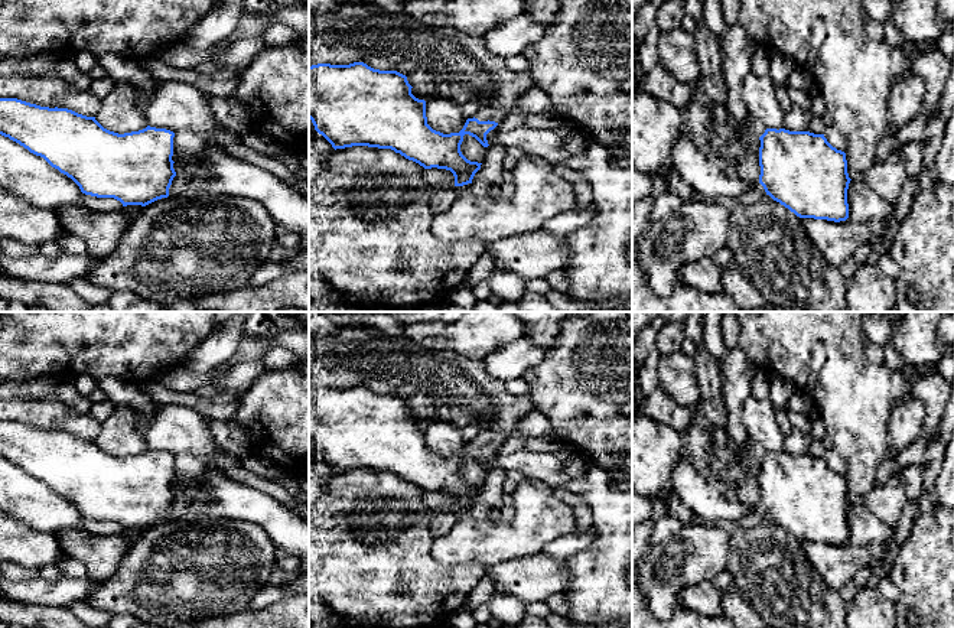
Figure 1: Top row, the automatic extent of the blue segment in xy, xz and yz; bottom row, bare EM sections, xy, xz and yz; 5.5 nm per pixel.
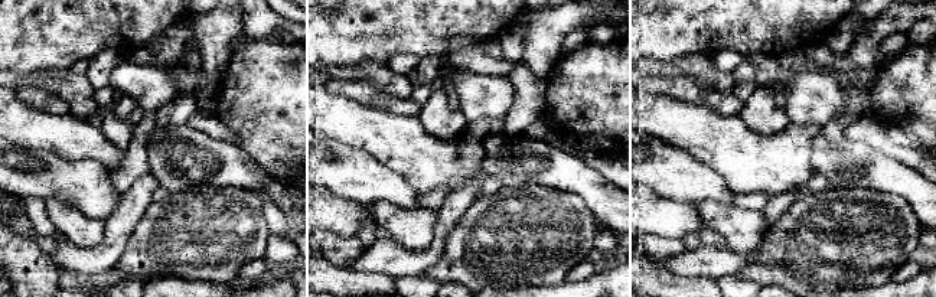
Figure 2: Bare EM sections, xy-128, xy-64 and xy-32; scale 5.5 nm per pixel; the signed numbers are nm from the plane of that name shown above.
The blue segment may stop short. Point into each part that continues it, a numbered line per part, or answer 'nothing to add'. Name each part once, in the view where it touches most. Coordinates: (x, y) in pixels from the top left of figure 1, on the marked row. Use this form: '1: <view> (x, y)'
1: xz (492, 113)

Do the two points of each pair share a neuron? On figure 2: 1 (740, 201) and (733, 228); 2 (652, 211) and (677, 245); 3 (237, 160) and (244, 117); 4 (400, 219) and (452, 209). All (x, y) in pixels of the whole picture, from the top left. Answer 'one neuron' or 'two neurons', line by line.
1: two neurons
2: two neurons
3: two neurons
4: two neurons

